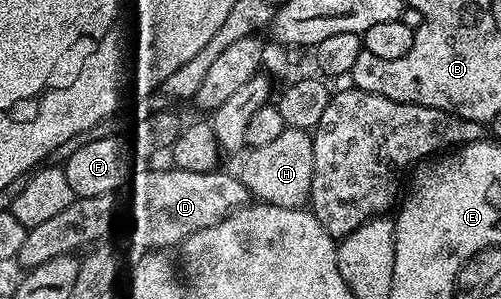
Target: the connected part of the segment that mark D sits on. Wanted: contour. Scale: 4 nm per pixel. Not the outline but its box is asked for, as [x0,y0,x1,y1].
[127,169,248,251]

